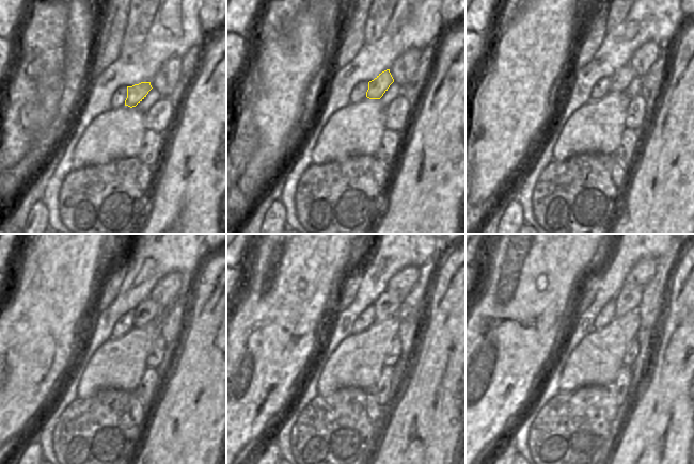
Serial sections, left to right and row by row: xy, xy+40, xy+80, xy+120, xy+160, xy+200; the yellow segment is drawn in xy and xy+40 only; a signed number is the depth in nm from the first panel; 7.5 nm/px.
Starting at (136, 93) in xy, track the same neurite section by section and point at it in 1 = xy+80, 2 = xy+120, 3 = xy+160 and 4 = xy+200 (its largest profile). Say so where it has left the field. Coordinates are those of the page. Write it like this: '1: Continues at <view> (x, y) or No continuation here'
1: Continues at xy+80 (621, 78)
2: Continues at xy+120 (147, 309)
3: Continues at xy+160 (388, 304)
4: Continues at xy+200 (628, 299).

